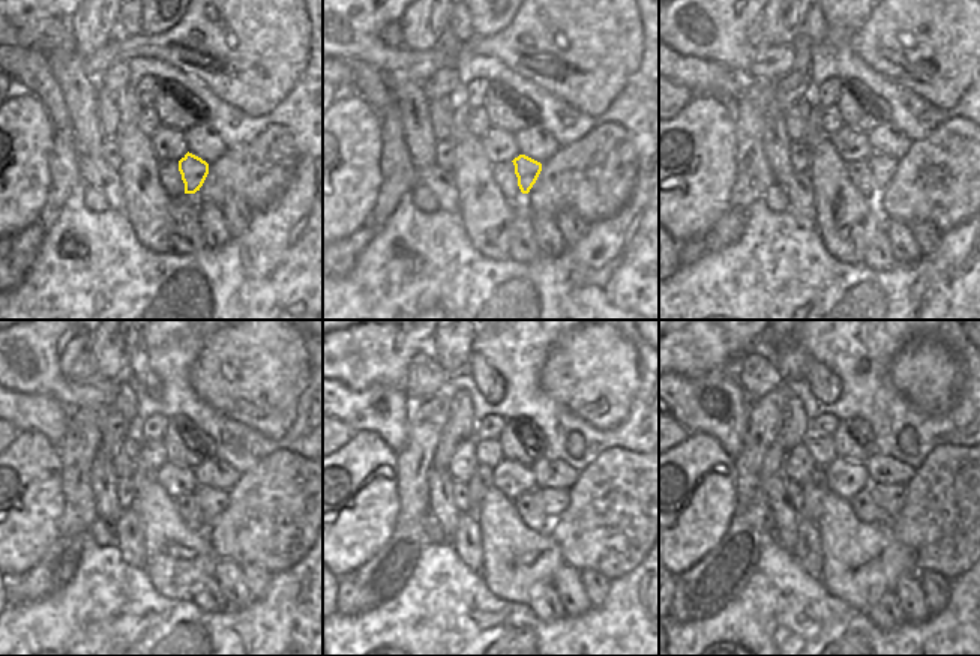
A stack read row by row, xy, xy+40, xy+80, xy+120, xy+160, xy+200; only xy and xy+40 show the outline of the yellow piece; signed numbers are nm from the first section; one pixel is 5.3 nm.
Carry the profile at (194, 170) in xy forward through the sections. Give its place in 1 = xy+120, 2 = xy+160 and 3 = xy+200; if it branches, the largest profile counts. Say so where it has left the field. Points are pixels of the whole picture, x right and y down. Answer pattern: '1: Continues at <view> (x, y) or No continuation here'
1: Continues at xy+120 (212, 502)
2: Continues at xy+160 (553, 502)
3: Continues at xy+200 (890, 497)

